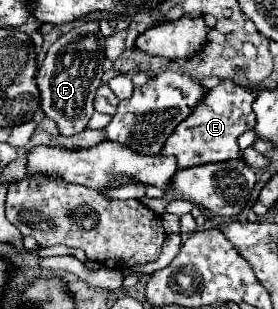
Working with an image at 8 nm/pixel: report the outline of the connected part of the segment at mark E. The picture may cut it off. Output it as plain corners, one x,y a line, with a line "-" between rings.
220,80
218,86
208,88
206,96
192,108
190,116
176,126
176,132
166,140
162,154
176,156
178,168
190,168
208,162
226,162
238,158
238,136
256,126
252,110
254,94
234,84
232,80

